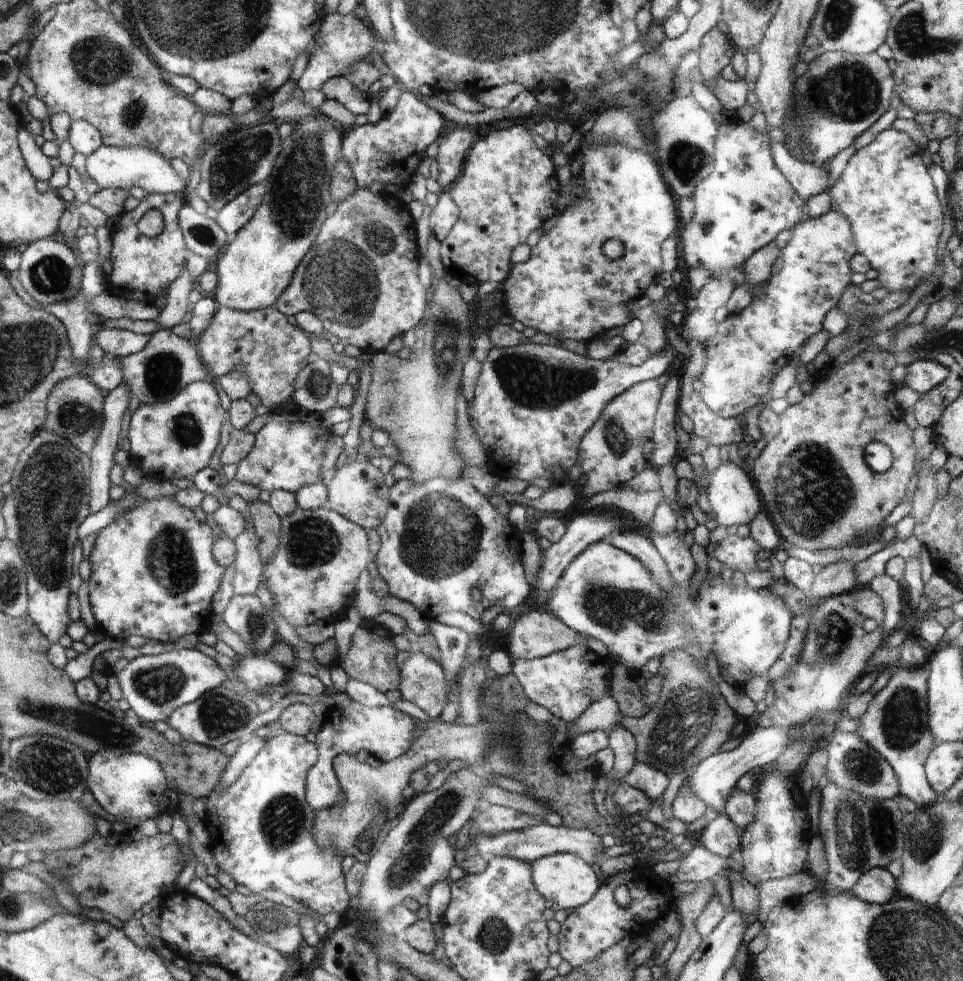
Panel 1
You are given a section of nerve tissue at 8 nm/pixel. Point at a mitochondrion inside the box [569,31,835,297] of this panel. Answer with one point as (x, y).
(686, 160)

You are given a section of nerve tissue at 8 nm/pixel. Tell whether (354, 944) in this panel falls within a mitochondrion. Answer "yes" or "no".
no

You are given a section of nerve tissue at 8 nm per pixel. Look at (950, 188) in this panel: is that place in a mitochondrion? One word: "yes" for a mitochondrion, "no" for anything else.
no

